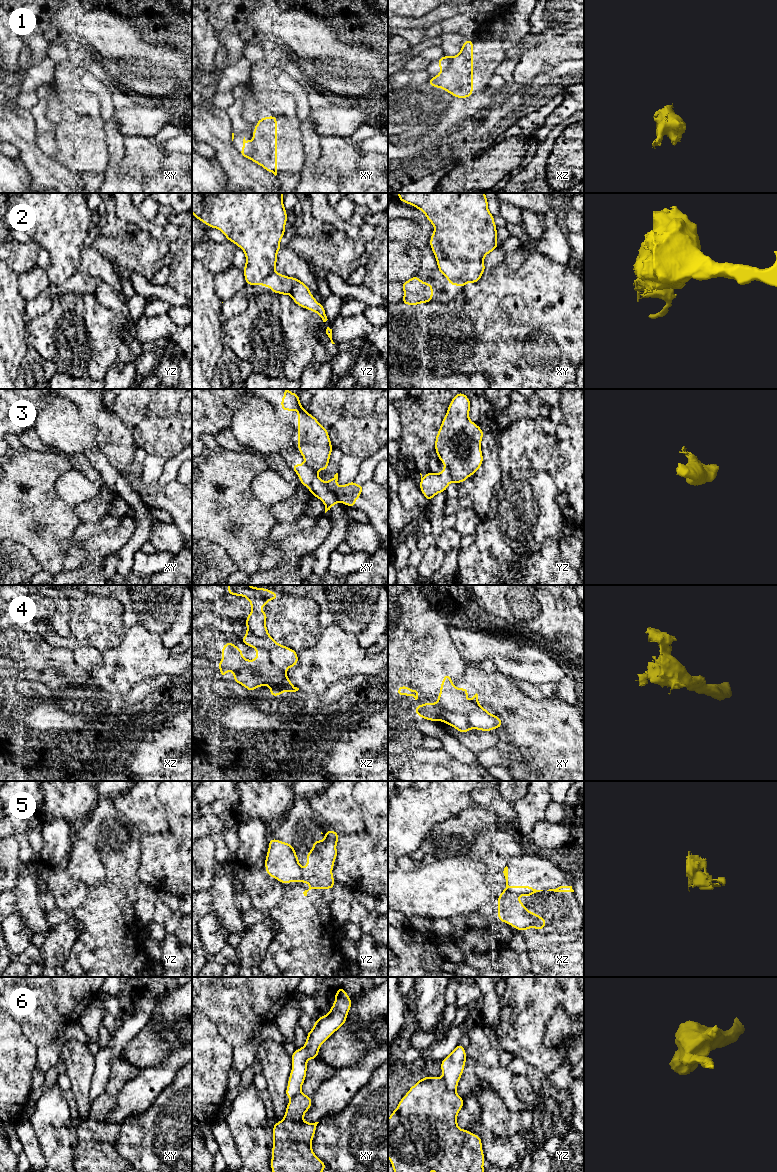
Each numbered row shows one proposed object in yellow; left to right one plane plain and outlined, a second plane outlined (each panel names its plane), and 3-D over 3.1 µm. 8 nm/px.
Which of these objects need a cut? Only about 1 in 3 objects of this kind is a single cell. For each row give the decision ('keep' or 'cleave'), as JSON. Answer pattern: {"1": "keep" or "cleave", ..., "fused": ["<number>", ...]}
{"1": "cleave", "2": "cleave", "3": "cleave", "4": "keep", "5": "cleave", "6": "cleave", "fused": ["1", "2", "3", "5", "6"]}

